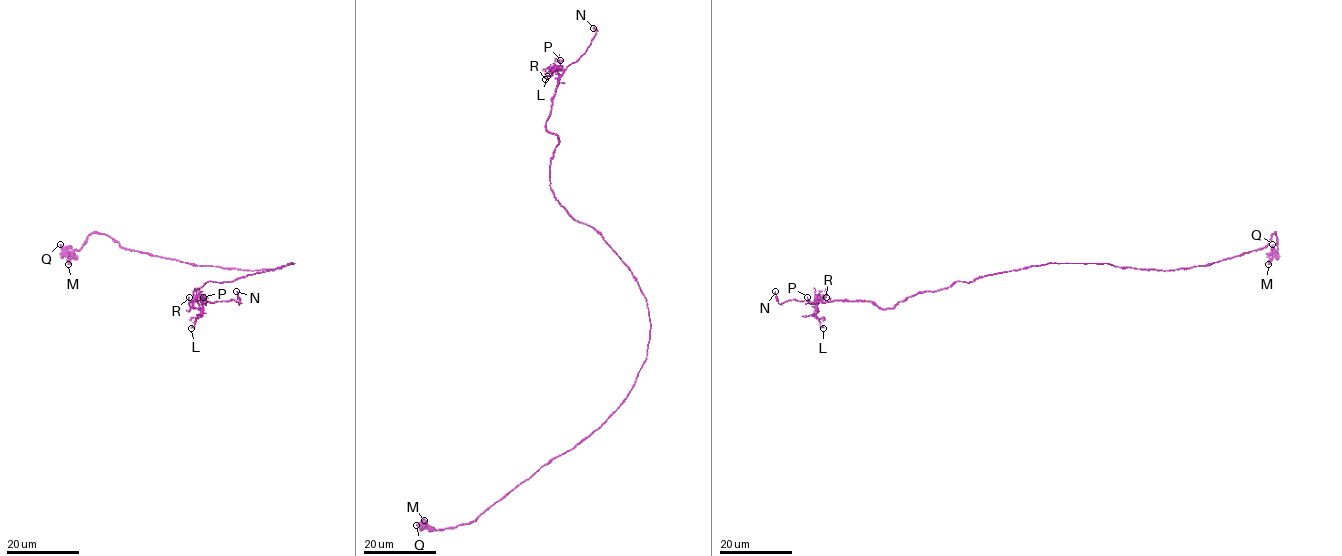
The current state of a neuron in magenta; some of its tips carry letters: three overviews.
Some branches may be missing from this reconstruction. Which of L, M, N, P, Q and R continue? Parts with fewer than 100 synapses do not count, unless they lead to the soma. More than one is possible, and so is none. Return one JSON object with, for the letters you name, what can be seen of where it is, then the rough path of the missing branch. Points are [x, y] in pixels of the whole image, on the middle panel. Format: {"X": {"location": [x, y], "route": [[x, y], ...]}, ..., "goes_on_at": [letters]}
{"N": {"location": [593, 28], "route": [[593, 28], [595, 26], [586, 21], [576, 28], [561, 30], [536, 13]]}, "goes_on_at": ["N"]}

